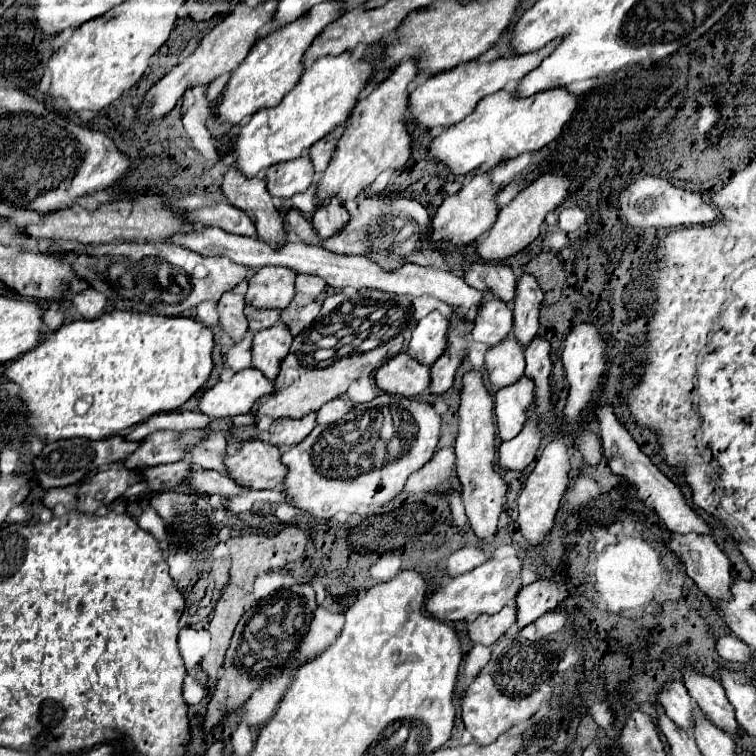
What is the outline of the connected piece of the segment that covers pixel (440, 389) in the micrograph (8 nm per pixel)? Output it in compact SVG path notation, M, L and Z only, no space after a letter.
M453 313L449 337L447 337L449 339L449 349L439 361L435 361L431 365L431 385L429 385L431 395L443 395L453 385L455 371L461 365L463 355L467 353L467 341L463 337L465 327L469 327L467 321L459 321Z

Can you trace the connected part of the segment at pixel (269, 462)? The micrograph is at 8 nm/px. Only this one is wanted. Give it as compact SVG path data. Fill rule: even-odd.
M263 441L245 443L233 457L223 461L225 475L241 487L275 489L285 477L285 467L281 465L279 455L281 449Z

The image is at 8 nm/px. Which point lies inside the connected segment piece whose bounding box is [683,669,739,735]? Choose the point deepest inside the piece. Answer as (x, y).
(705, 691)

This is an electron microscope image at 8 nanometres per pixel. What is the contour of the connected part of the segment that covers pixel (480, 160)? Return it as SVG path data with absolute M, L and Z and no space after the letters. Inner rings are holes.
M503 89L481 99L469 117L435 135L429 141L427 159L443 163L453 175L467 175L481 165L495 167L501 161L513 159L521 153L539 151L551 143L561 133L561 127L571 119L575 109L577 97L565 89L543 91L525 99L511 97L511 91Z

